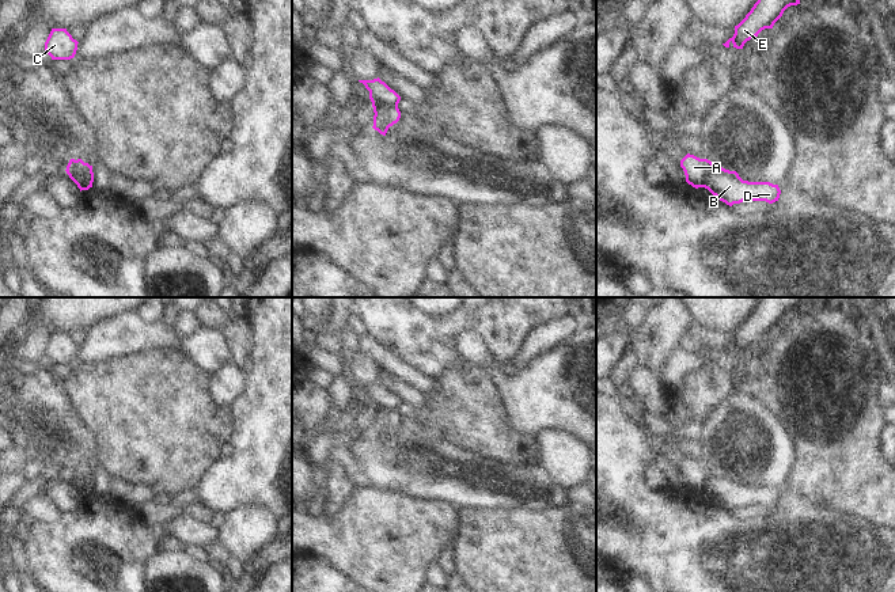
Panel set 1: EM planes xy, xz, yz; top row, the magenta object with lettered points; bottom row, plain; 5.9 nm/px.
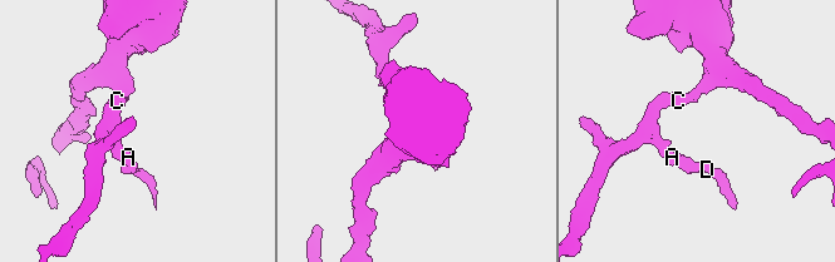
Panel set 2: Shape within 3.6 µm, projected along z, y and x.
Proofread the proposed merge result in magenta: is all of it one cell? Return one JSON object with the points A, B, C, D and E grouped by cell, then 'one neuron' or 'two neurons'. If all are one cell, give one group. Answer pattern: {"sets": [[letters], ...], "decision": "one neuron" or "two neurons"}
{"sets": [["A", "C", "E"], ["B", "D"]], "decision": "two neurons"}

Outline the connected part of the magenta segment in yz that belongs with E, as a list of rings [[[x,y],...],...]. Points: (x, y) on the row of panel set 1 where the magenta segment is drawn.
[[[758,0],[746,18],[735,26],[735,34],[725,43],[733,43],[733,48],[743,49],[744,43],[765,29],[773,29],[774,23],[782,16],[790,5],[800,4],[800,0]]]

